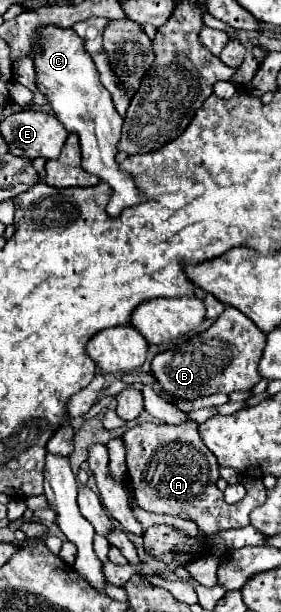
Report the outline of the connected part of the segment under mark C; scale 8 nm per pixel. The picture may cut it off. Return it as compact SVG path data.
M46 27L32 43L32 53L38 77L38 89L50 99L56 117L70 133L78 133L82 147L82 169L100 177L110 185L112 197L106 205L110 217L118 217L122 209L142 203L146 197L138 191L134 177L120 169L116 163L118 139L122 131L122 117L114 109L112 97L98 79L92 57L84 49L84 41L72 29Z

